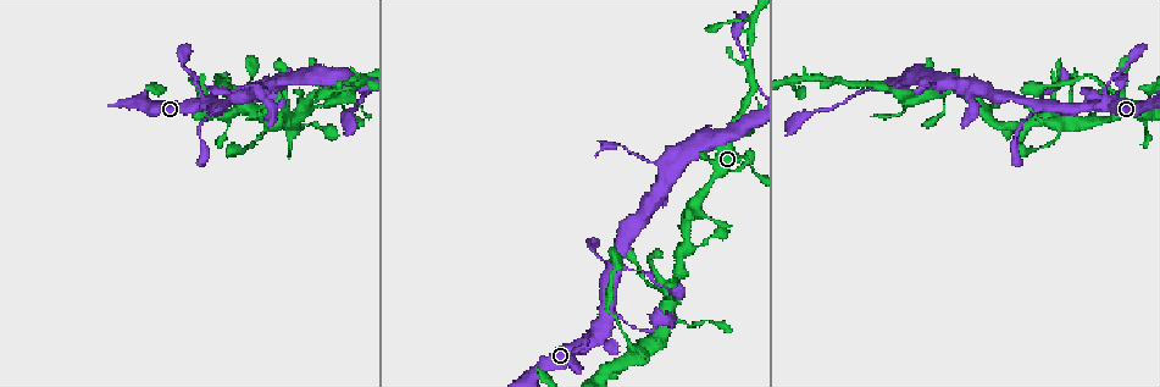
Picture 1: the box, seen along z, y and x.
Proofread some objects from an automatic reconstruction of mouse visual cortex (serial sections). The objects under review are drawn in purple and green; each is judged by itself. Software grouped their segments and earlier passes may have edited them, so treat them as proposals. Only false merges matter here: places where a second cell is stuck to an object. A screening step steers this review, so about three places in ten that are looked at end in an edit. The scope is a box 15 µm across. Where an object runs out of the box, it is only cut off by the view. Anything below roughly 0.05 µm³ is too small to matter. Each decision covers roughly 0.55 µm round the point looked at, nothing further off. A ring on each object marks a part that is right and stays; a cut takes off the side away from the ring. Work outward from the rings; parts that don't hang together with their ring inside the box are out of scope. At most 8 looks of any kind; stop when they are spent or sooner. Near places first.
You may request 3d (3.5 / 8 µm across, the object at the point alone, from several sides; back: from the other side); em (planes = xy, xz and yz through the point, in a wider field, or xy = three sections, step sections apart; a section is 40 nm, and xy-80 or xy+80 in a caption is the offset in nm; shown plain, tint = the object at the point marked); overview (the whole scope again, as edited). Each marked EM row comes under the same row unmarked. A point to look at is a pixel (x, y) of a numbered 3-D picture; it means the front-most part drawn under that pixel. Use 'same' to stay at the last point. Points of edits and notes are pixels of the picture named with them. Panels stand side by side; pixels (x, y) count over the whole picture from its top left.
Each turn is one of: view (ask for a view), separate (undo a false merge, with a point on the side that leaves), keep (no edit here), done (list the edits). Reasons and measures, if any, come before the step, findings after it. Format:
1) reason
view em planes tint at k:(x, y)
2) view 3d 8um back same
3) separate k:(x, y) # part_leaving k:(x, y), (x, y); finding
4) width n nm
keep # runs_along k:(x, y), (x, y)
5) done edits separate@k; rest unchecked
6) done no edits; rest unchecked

three arms meet
view 3d 8um at 1:(359, 82)

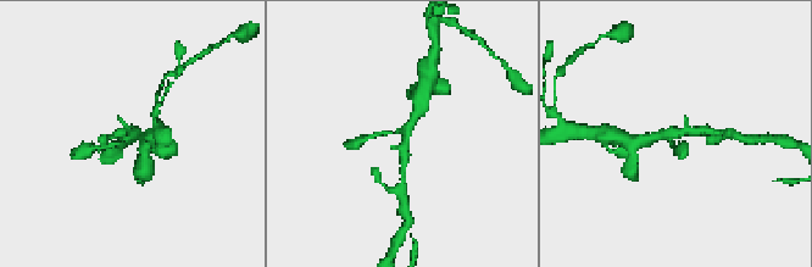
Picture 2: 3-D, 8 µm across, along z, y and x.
view em xy step 5 tint at 2:(406, 135)

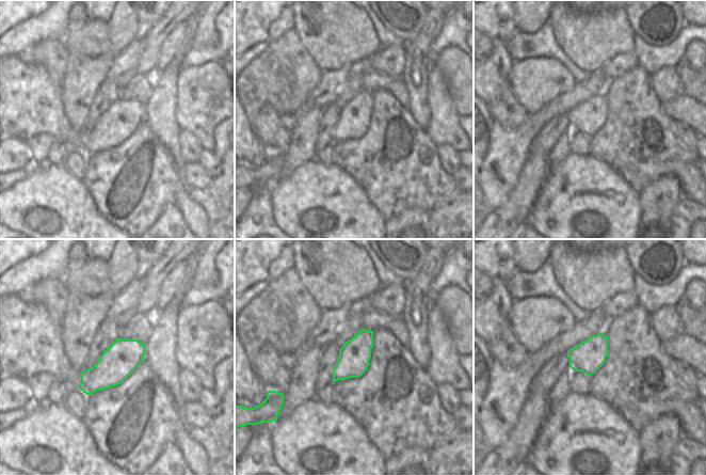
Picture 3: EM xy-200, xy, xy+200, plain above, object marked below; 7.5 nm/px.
keep # runs_along 2:(402, 170), (405, 135), (399, 132), (374, 135); all the same cell

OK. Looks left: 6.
view 3d 8um back at 1:(280, 119)

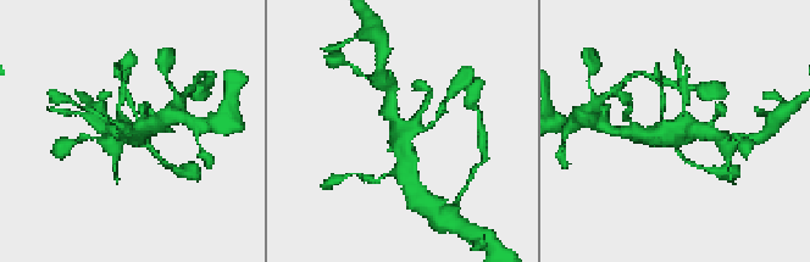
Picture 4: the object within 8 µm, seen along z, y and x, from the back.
view em xy step 3 tint at 4:(403, 130)

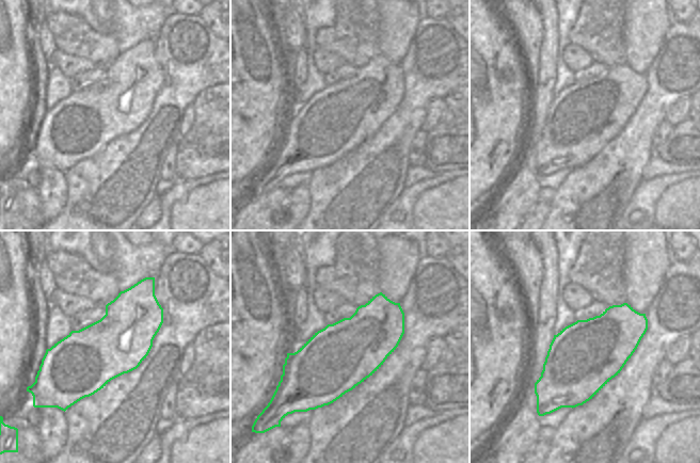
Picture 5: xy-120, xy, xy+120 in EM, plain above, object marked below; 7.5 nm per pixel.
keep # continuous, no second cell

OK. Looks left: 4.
thin arm on a thick one
view 3d 3.5um at 1:(617, 315)

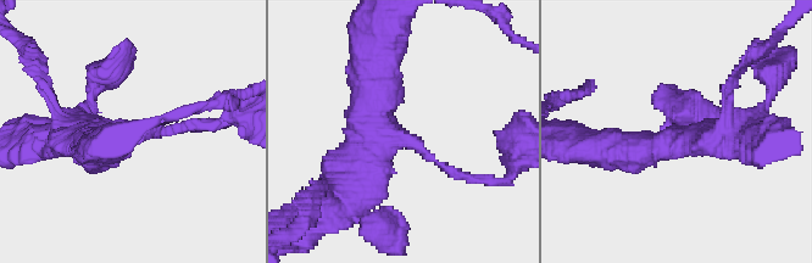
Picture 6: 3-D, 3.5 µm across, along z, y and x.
view em xy step 3 tint at 6:(407, 138)

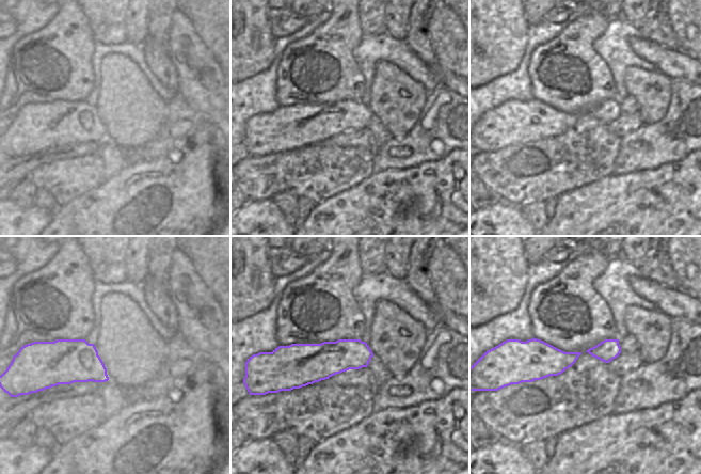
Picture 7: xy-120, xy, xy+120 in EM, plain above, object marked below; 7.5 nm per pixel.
width 280 nm
keep # runs_along 6:(76, 135), (103, 140), (204, 124); one cell here

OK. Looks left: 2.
calibre changes
view 3d 3.5um back at 1:(642, 160)

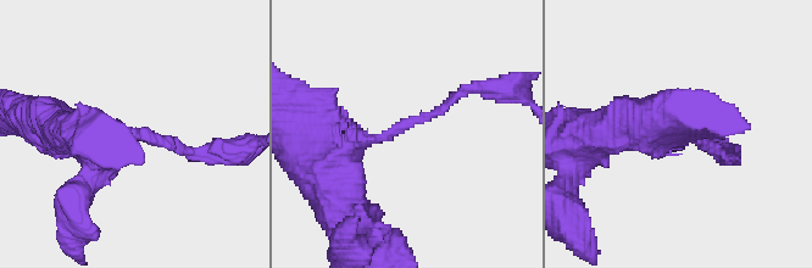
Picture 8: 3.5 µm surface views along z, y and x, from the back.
arm_widths 150, 400 nm
view em xy step 5 tint at 8:(401, 129)

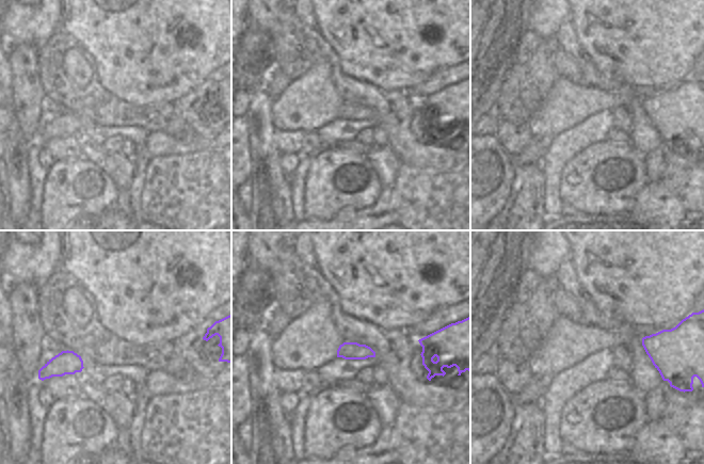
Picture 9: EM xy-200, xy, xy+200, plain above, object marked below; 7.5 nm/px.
keep # runs_along 8:(321, 163), (471, 89); continuous, no second cell

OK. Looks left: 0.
done no edits; rest unchecked

